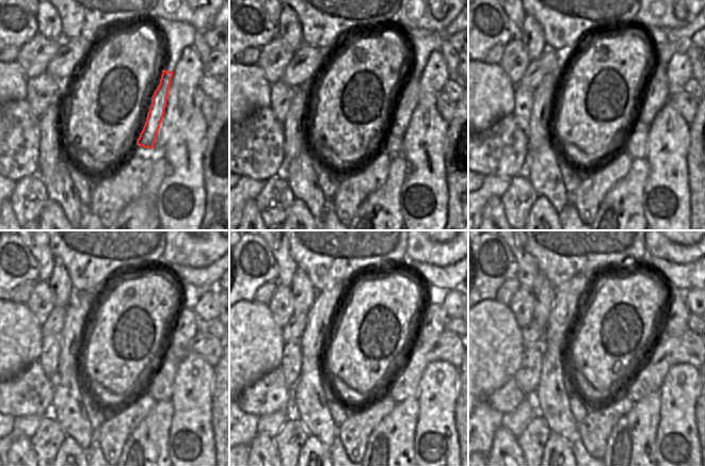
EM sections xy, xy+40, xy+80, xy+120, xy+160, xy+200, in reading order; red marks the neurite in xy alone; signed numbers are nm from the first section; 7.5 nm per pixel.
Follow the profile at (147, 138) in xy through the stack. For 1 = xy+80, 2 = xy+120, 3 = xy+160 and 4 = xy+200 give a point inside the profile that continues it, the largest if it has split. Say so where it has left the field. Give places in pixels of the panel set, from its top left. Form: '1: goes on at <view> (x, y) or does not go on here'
1: goes on at xy+80 (657, 85)
2: goes on at xy+120 (187, 323)
3: goes on at xy+160 (433, 320)
4: goes on at xy+200 (675, 323)

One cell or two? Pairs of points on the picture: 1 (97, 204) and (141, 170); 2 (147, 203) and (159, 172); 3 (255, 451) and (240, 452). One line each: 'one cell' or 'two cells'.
1: one cell
2: one cell
3: two cells

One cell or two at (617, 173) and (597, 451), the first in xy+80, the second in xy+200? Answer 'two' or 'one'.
one

